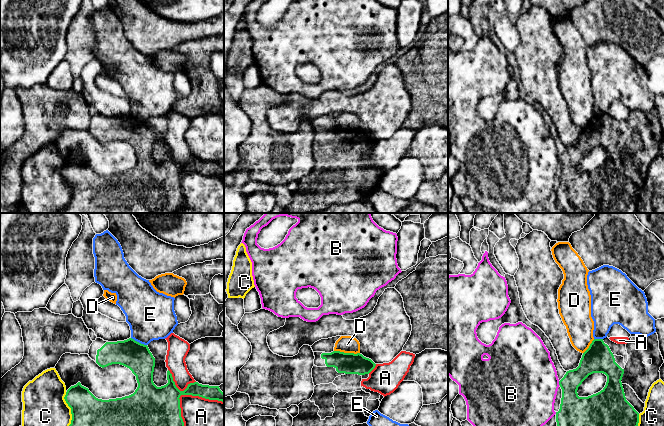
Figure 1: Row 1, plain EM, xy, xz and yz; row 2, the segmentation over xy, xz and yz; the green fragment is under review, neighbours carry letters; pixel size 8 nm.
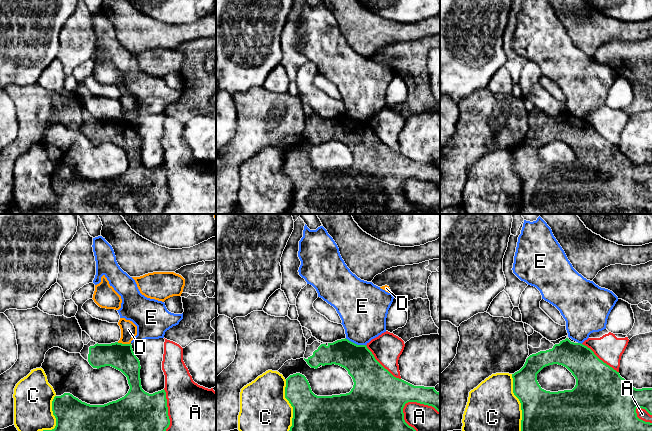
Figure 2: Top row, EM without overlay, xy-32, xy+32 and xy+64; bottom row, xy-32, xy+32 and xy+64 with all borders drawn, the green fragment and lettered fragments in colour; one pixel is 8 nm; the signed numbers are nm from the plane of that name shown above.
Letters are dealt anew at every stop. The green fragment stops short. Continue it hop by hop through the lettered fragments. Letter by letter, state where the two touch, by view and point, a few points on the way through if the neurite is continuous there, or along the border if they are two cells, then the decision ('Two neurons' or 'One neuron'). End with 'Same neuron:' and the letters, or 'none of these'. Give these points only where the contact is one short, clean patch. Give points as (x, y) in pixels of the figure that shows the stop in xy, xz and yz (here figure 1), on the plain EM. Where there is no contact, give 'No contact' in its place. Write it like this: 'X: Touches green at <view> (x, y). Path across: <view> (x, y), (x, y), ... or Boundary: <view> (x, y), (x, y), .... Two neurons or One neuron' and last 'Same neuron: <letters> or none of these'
A: Touches green at xy (180, 171). Two neurons
B: Touches green at yz (559, 159). Two neurons
C: Touches green at xy (72, 191). Two neurons
D: Touches green at xz (347, 129). Two neurons
E: Touches green at xy (138, 118). Boundary: xy (131, 113), (146, 121). Two neurons
Same neuron: none of these

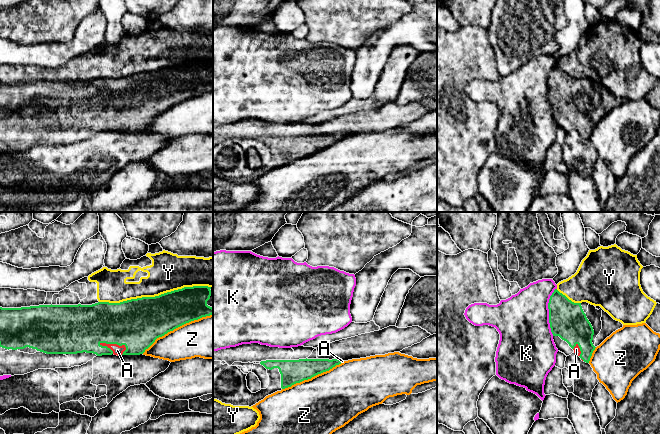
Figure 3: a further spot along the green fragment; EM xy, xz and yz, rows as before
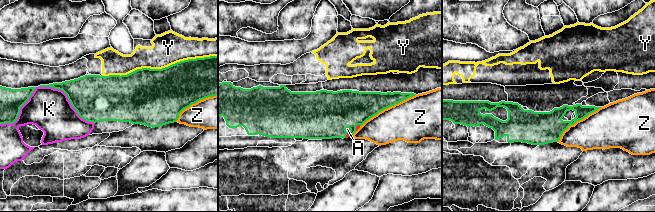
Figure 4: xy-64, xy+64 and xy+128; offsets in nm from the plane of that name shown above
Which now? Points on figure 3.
A: Touches green at xy (113, 119). Path across: xy (137, 99), (113, 119), (117, 126). One neuron
K: Touches green at yz (549, 88). Two neurons
Y: Touches green at xy (155, 72). Two neurons
Z: Touches green at xy (177, 103). Two neurons
Same neuron: A

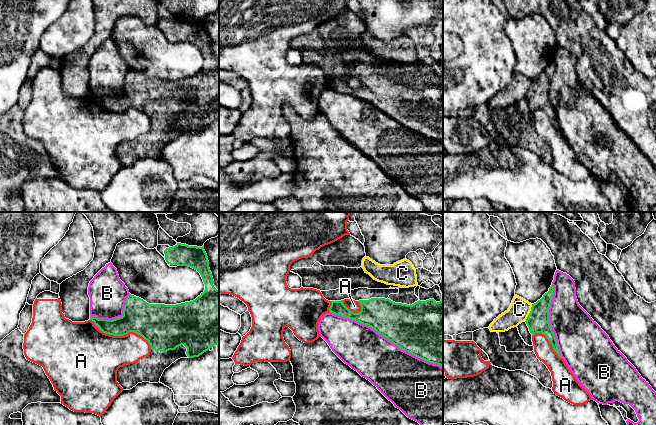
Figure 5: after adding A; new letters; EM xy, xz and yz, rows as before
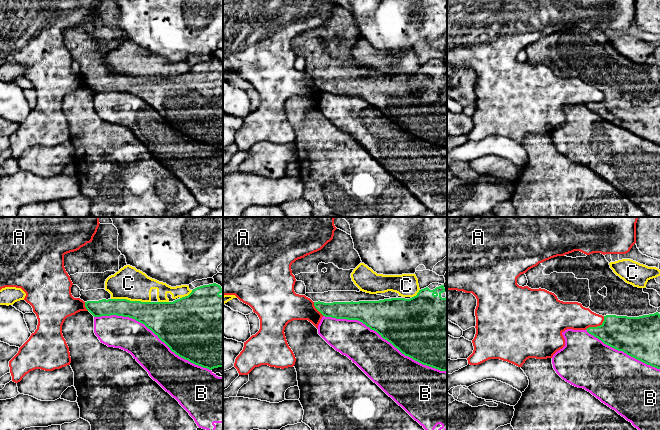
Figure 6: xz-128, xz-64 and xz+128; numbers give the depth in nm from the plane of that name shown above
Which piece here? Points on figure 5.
A: Touches green at xy (127, 109). Two neurons
B: Touches green at xz (386, 113). Two neurons
C: Touches green at yz (529, 89). Two neurons
Same neuron: none of these

